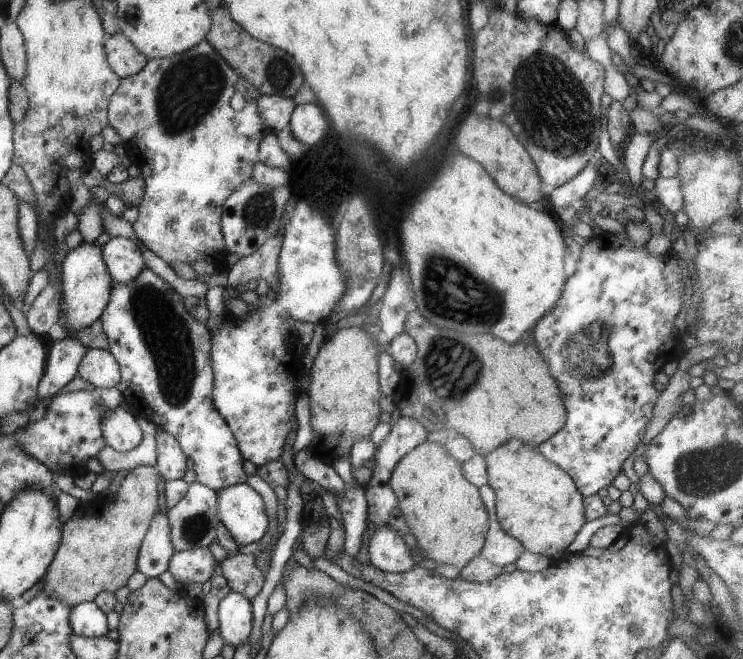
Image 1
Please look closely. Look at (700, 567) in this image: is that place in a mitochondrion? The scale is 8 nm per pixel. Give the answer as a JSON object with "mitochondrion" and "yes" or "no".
{"mitochondrion":"no"}

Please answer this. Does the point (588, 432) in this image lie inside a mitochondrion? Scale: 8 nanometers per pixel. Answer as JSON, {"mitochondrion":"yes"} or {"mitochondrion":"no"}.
{"mitochondrion":"no"}

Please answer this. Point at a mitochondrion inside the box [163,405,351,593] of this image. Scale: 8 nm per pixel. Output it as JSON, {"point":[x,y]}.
{"point":[194,528]}

